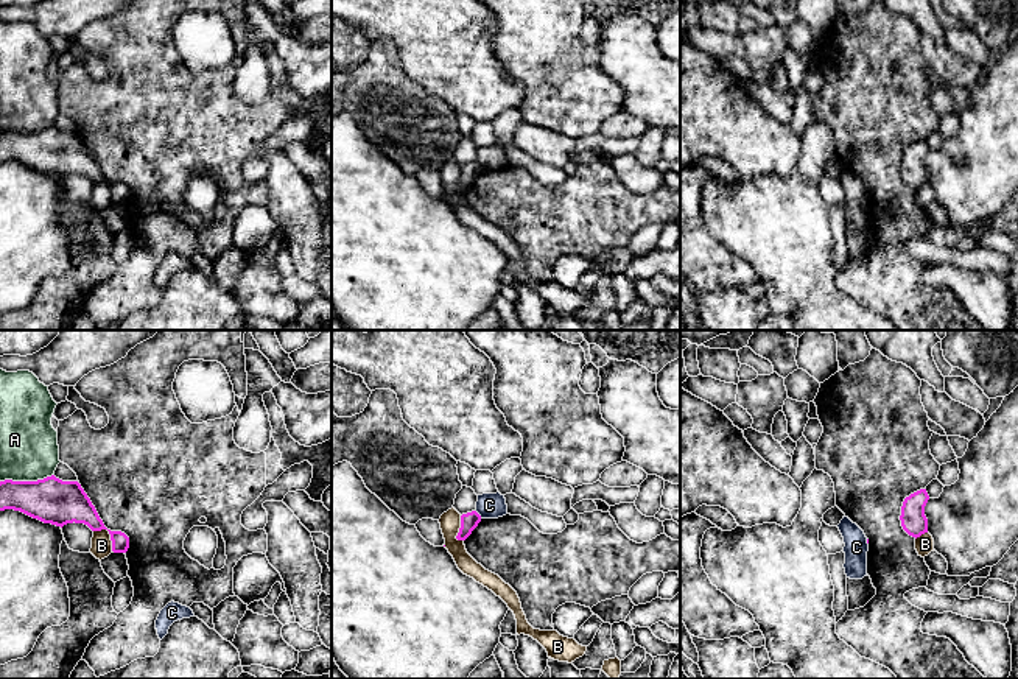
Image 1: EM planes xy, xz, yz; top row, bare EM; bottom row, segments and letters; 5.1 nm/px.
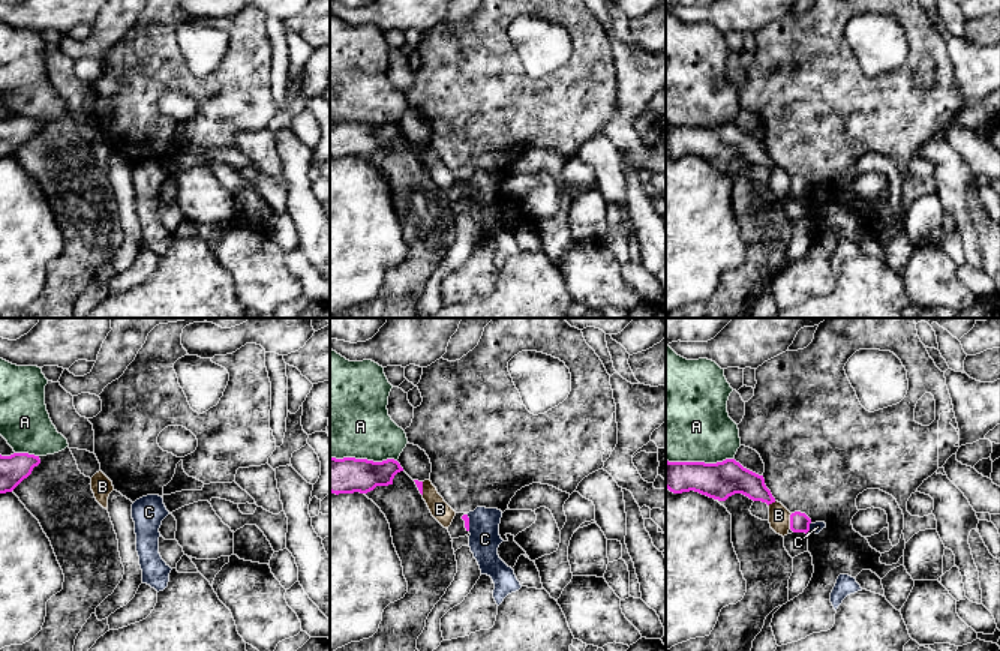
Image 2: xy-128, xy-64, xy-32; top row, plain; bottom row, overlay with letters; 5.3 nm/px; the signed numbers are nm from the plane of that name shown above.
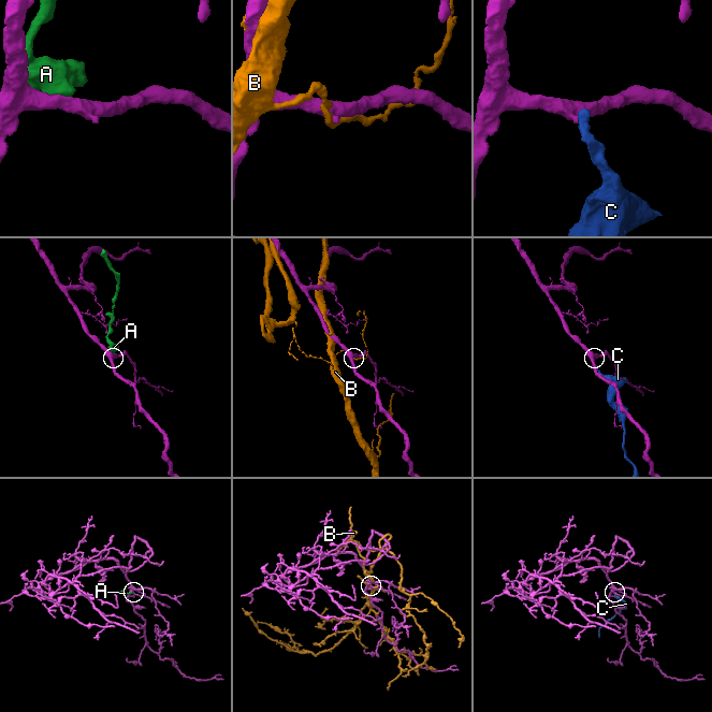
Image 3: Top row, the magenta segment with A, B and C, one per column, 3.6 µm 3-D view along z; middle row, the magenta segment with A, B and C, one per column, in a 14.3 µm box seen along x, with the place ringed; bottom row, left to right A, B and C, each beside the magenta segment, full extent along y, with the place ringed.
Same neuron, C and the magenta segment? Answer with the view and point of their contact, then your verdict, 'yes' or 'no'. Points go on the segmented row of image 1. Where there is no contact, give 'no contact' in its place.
xz (478, 514) | no

